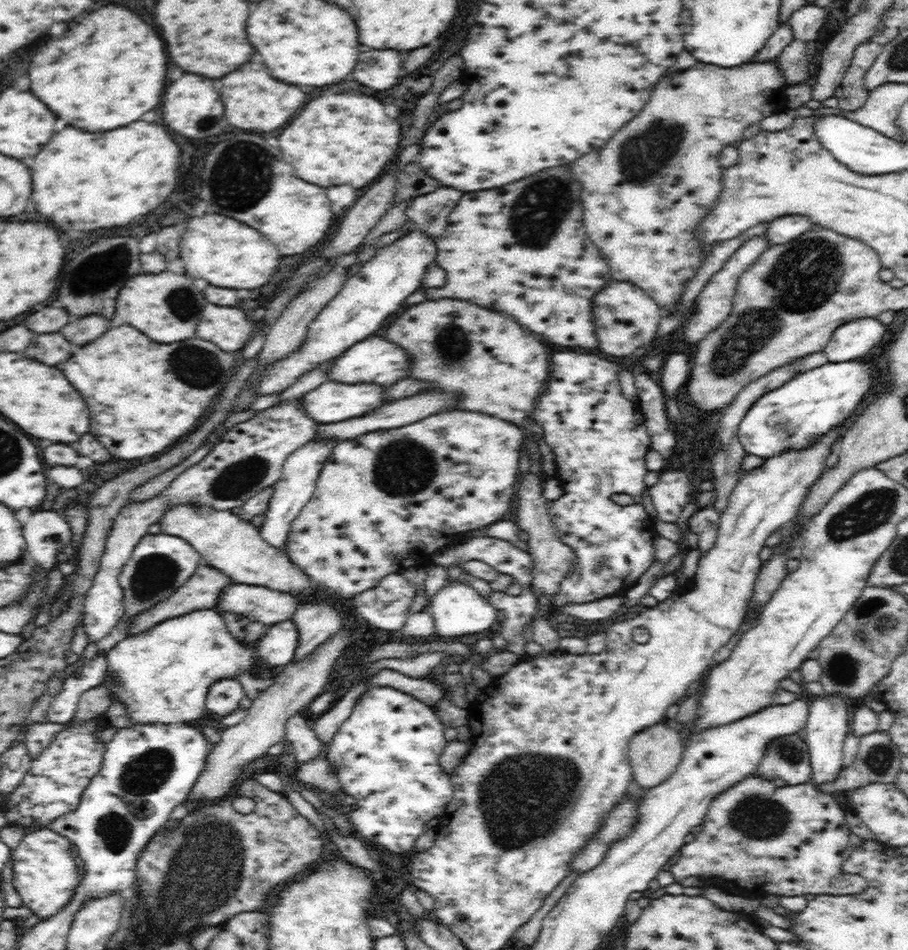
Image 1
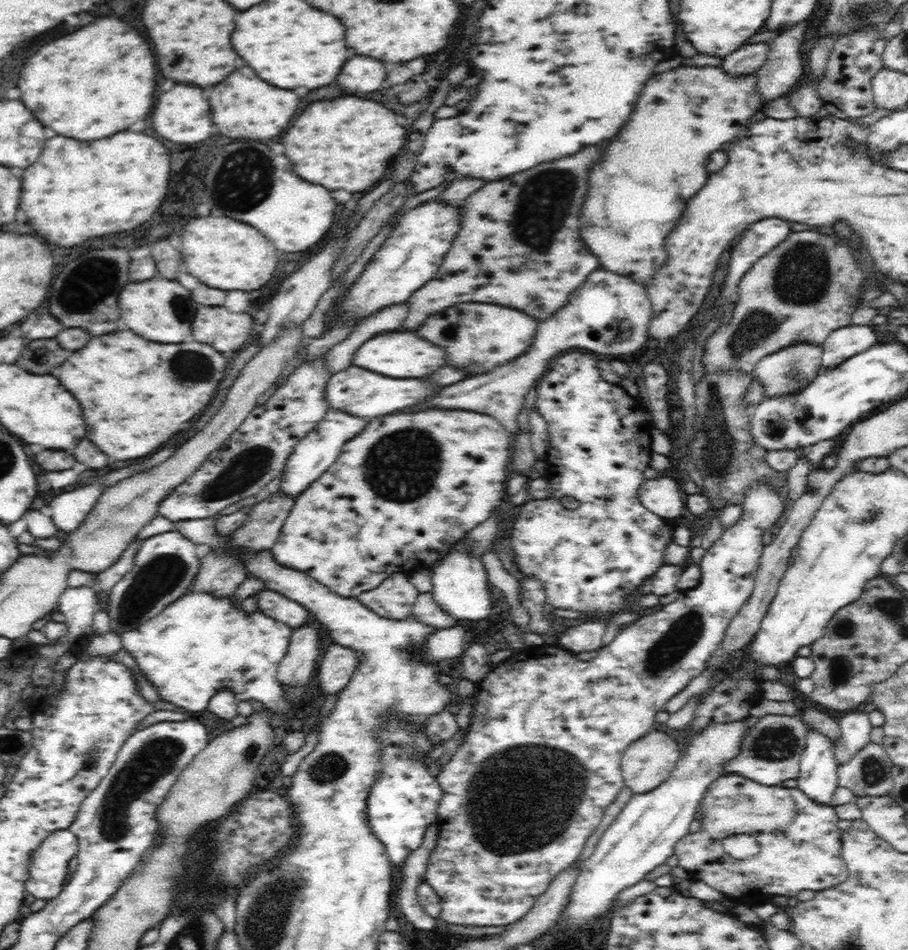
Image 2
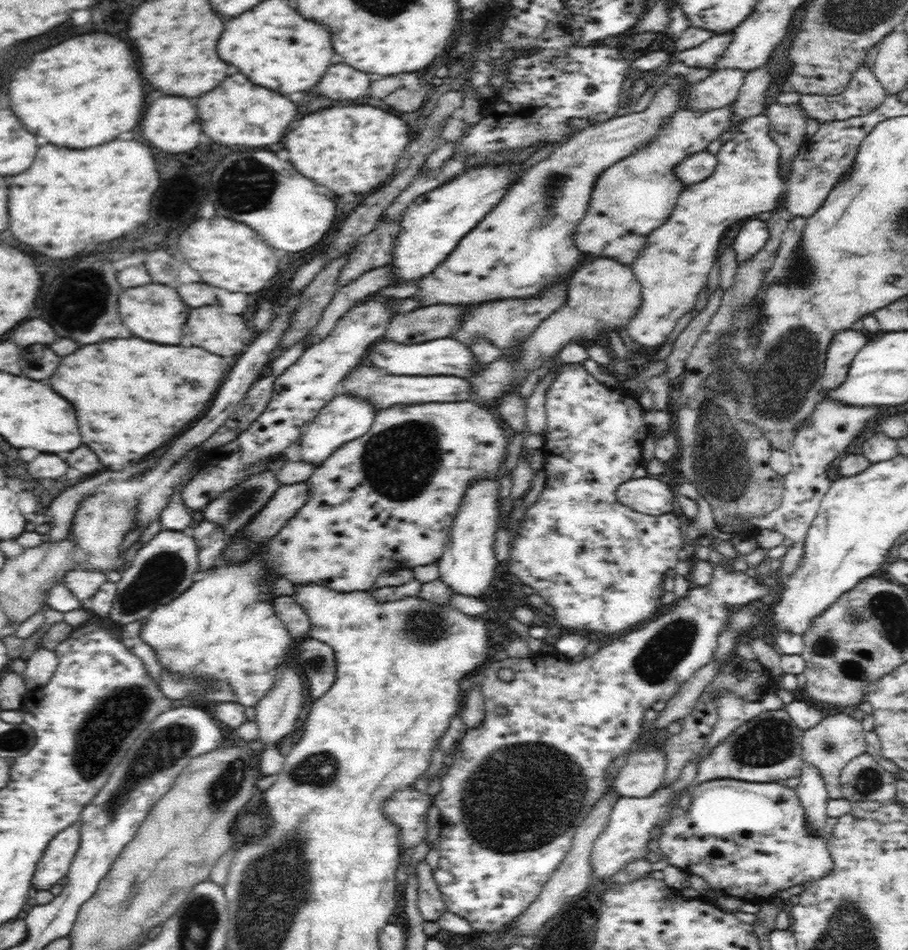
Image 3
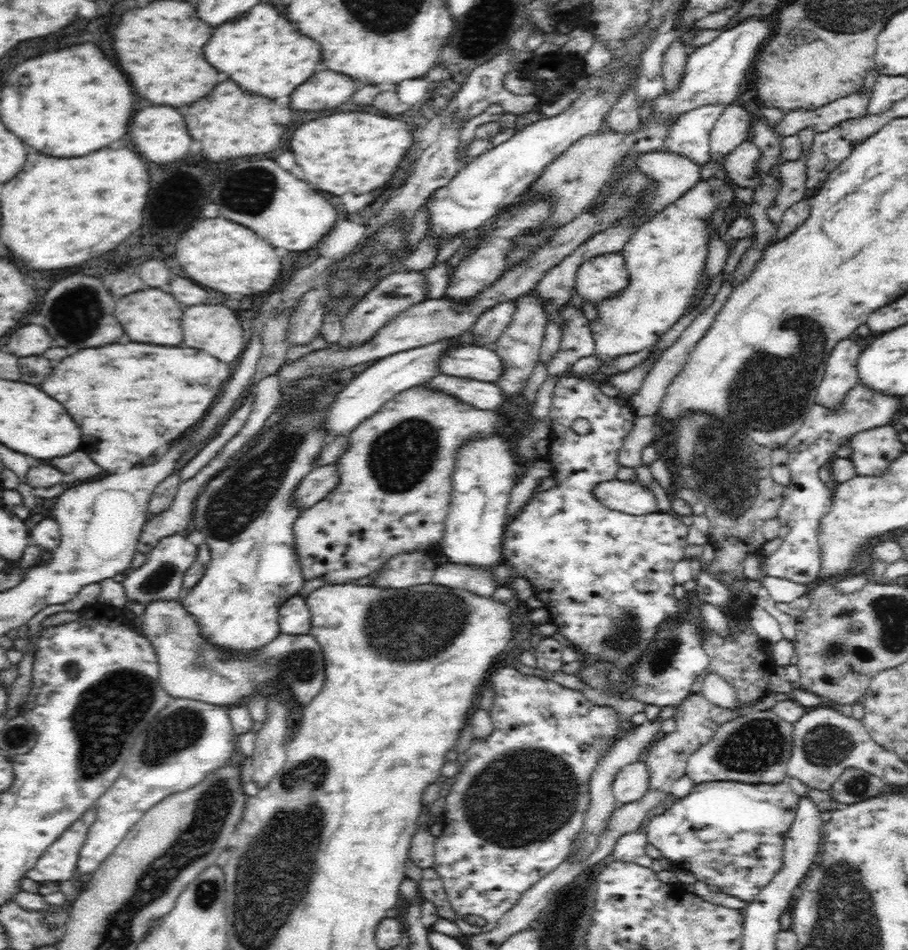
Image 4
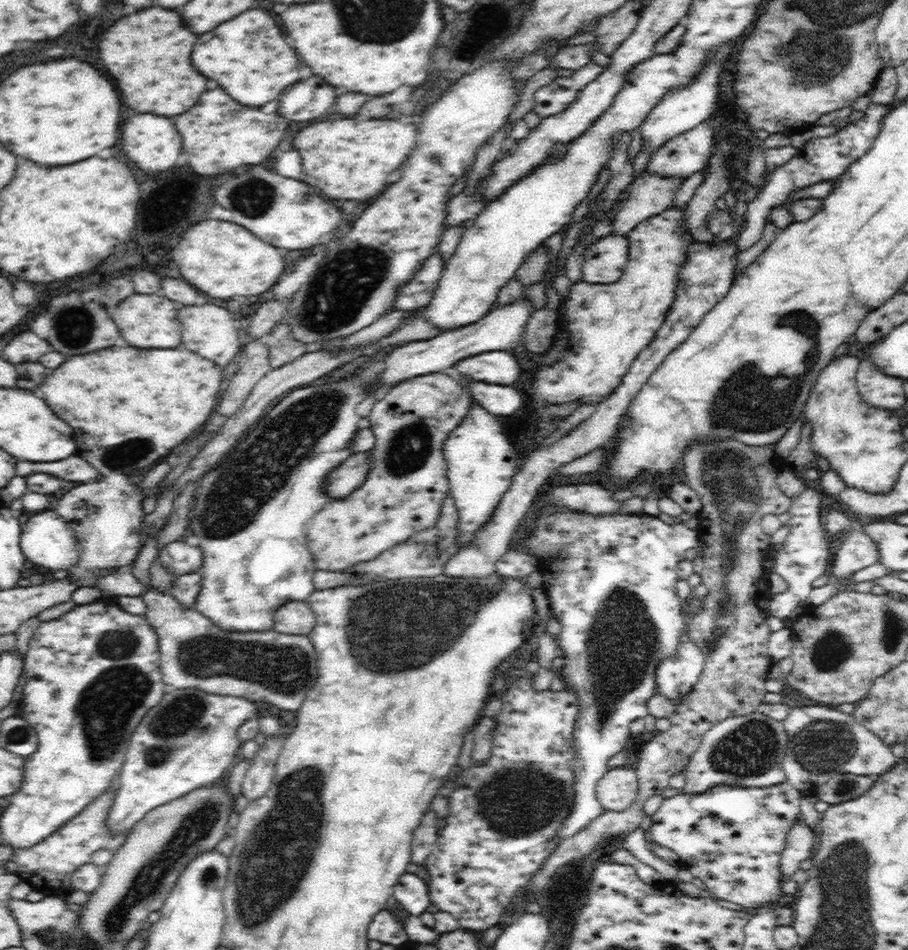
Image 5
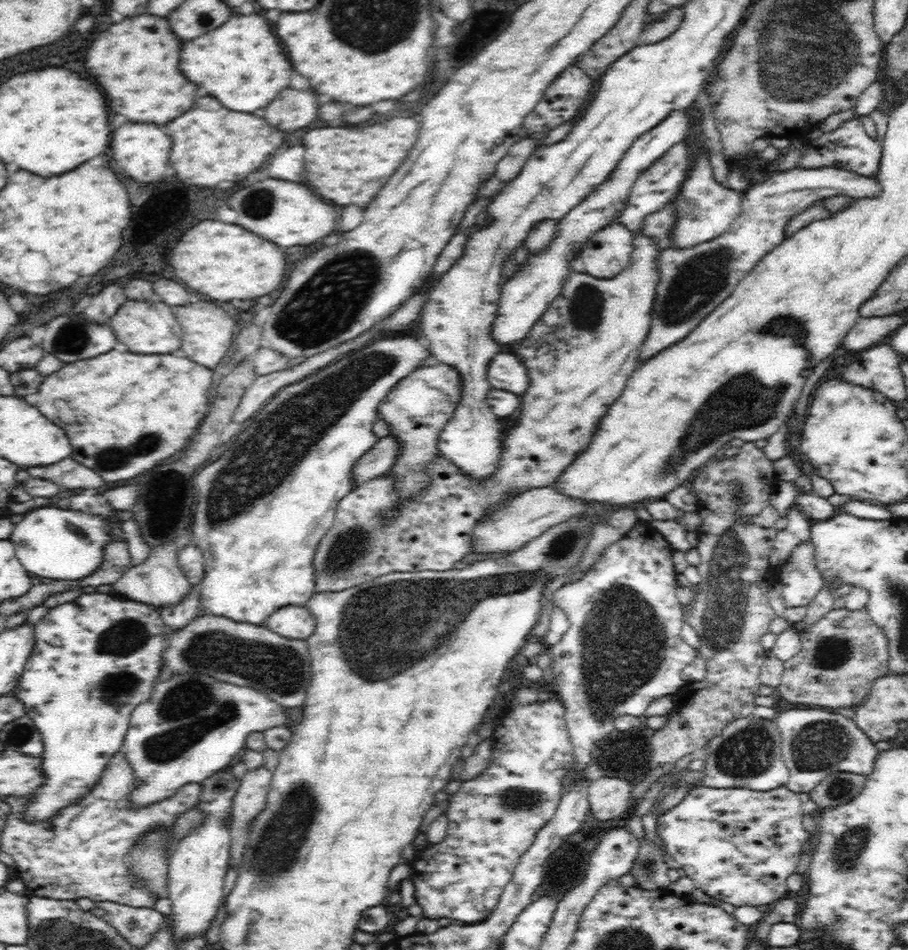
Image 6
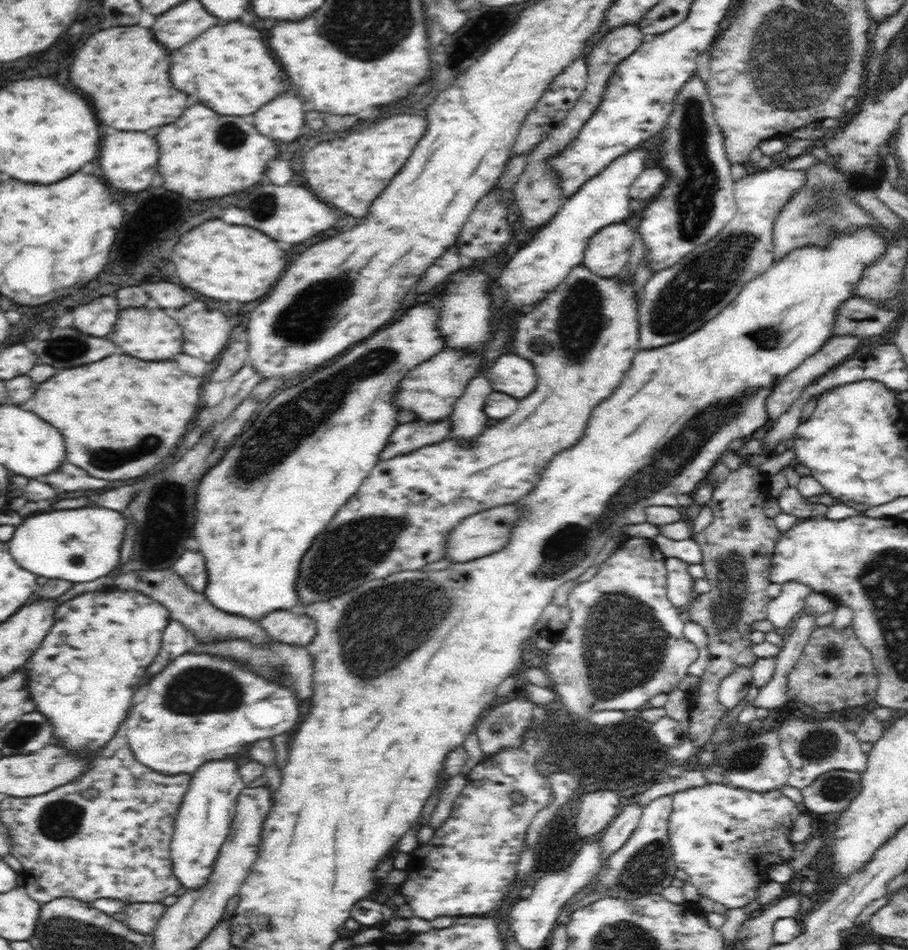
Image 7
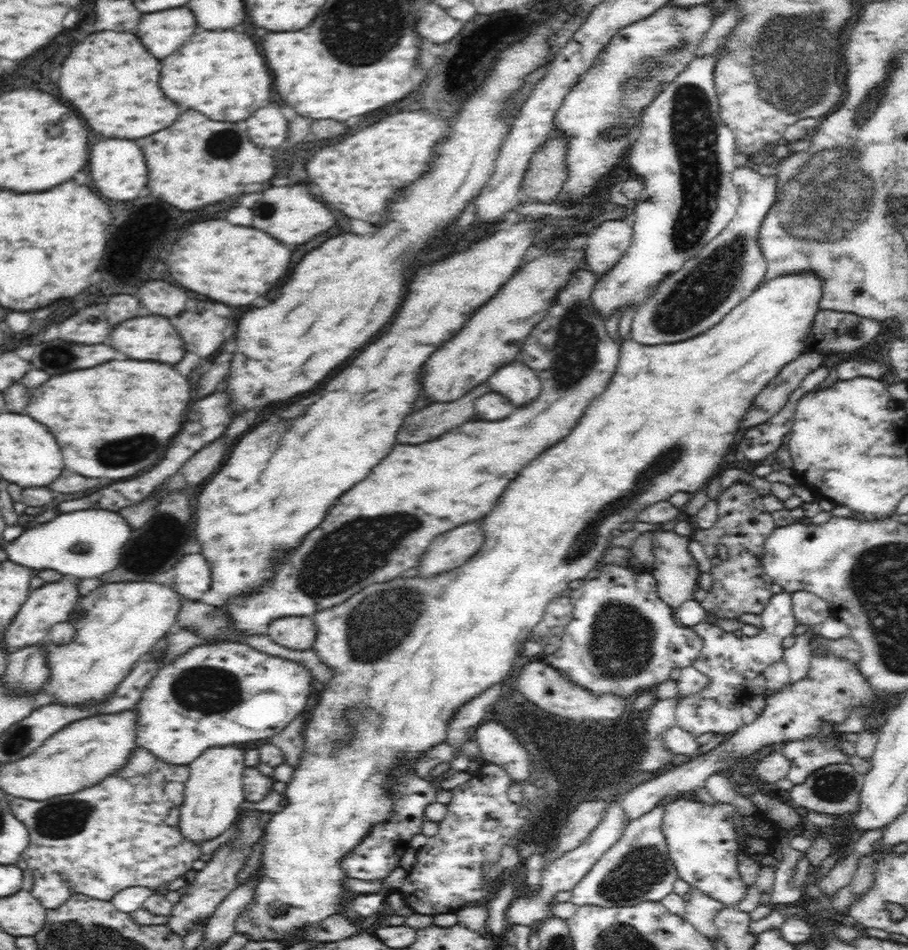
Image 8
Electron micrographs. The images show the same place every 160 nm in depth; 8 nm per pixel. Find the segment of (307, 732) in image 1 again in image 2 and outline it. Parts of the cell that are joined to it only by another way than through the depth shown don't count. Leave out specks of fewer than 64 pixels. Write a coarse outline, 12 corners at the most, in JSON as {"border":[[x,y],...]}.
{"border":[[188,592],[123,649],[161,699],[220,690],[294,718],[277,677],[293,629]]}

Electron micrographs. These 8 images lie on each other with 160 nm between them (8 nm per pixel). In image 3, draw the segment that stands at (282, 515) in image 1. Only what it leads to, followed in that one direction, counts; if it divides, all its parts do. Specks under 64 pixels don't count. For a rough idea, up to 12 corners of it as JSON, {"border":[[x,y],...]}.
{"border":[[340,392],[306,426],[301,458],[318,468],[369,432],[374,405]]}

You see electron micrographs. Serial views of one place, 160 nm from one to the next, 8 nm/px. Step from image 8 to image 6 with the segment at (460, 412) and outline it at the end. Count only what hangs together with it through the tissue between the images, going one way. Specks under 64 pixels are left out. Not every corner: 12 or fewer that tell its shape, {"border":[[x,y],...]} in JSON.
{"border":[[390,435],[352,468],[354,488],[388,473],[400,454]]}

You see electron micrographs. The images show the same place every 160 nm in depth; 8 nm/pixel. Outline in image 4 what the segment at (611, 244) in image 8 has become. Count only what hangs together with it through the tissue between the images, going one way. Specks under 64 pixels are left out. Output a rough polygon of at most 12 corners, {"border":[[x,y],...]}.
{"border":[[619,252],[583,262],[577,293],[594,306],[628,283]]}

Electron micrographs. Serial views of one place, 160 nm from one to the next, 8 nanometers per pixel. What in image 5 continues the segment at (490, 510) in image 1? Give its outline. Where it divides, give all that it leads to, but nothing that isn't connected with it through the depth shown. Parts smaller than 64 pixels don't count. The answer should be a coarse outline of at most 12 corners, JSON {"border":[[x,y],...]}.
{"border":[[441,372],[382,394],[366,482],[306,524],[345,573],[437,523],[471,405]]}

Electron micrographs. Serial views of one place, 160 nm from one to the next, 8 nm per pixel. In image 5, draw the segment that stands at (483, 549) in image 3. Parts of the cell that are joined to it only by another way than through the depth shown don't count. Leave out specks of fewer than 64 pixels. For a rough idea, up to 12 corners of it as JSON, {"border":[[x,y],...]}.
{"border":[[471,398],[443,444],[458,547],[473,543],[520,454]]}

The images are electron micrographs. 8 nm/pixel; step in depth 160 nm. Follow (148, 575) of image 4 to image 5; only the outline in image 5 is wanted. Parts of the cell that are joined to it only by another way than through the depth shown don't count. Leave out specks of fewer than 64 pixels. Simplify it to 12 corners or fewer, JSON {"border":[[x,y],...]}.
{"border":[[184,539],[159,550],[161,564],[175,576],[201,571],[200,547]]}

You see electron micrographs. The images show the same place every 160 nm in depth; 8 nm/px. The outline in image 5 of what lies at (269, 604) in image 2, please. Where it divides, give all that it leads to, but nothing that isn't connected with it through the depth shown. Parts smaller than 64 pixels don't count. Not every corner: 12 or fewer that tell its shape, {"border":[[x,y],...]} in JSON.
{"border":[[291,601],[275,613],[273,629],[309,636],[315,615],[306,601]]}

